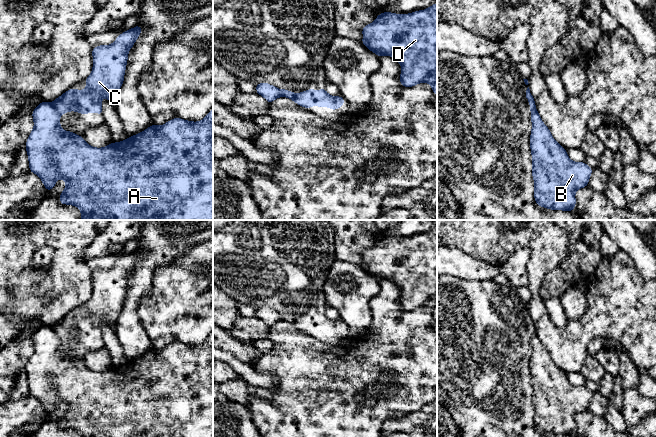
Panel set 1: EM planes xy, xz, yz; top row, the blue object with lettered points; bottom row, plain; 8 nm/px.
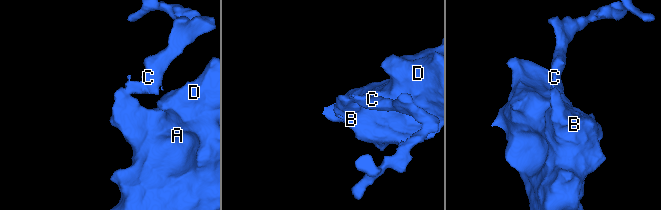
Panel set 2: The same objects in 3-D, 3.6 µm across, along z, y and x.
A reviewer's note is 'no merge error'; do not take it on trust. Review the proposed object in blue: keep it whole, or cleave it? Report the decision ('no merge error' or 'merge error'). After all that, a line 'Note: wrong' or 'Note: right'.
merge error
Note: wrong

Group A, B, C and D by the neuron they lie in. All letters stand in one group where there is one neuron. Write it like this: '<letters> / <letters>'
A B D / C

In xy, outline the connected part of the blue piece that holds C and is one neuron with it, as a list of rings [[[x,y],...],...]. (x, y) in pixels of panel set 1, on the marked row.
[[[136,25],[134,28],[121,33],[111,45],[93,47],[93,68],[91,74],[85,79],[87,88],[83,91],[68,89],[64,94],[56,98],[51,104],[57,112],[60,115],[70,111],[76,111],[83,115],[91,112],[103,115],[102,96],[105,95],[109,102],[114,103],[124,82],[128,52],[139,38],[141,31],[142,26]]]

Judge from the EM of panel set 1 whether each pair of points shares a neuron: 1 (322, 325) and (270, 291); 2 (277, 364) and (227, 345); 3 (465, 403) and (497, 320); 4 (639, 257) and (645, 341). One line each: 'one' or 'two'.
1: one
2: two
3: one
4: two

